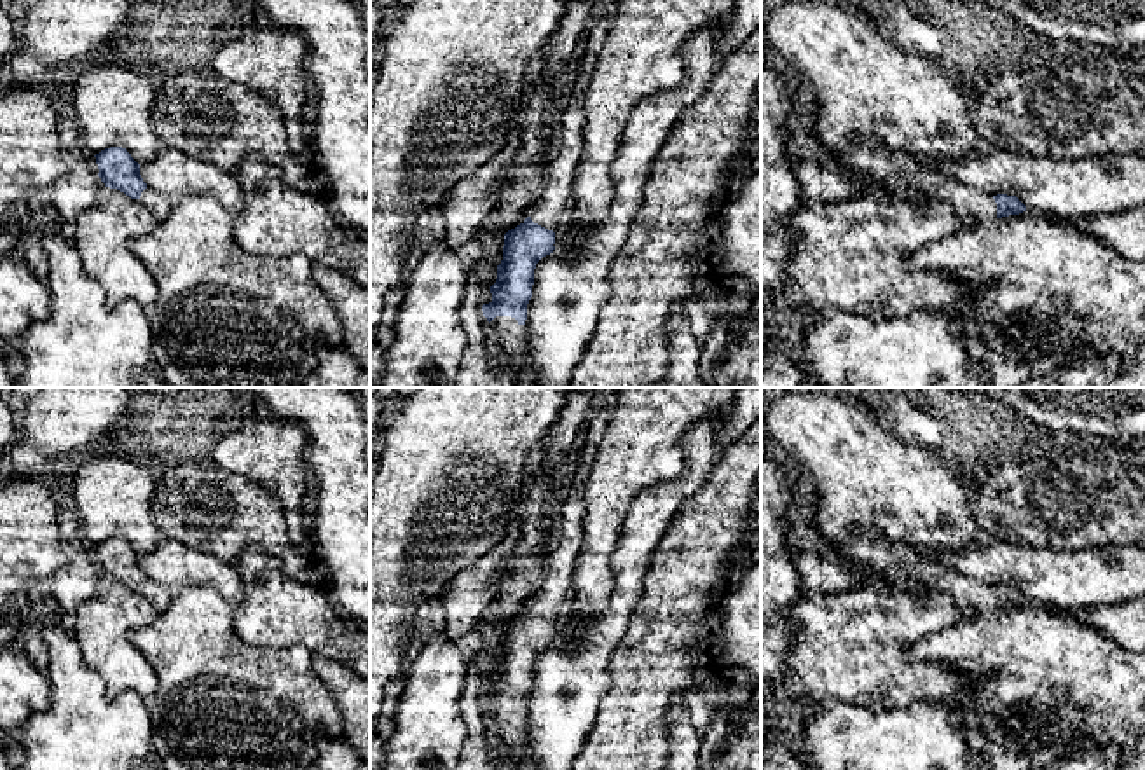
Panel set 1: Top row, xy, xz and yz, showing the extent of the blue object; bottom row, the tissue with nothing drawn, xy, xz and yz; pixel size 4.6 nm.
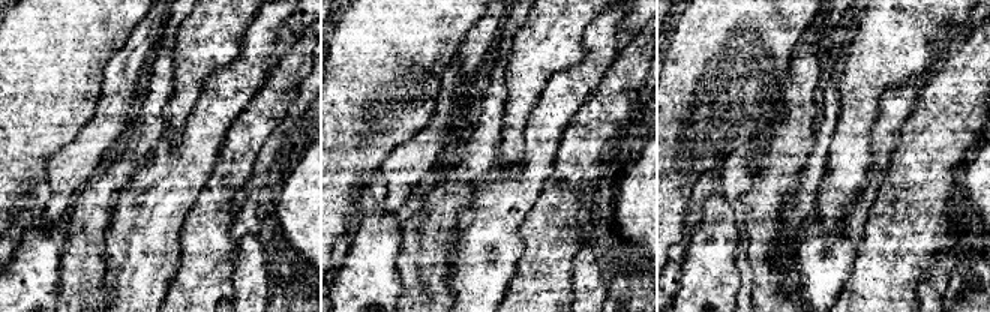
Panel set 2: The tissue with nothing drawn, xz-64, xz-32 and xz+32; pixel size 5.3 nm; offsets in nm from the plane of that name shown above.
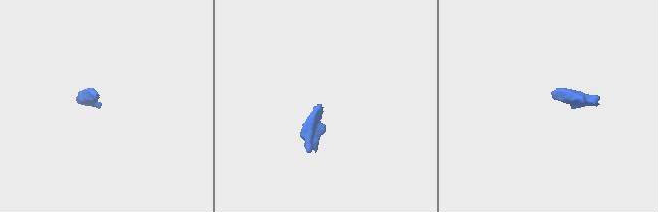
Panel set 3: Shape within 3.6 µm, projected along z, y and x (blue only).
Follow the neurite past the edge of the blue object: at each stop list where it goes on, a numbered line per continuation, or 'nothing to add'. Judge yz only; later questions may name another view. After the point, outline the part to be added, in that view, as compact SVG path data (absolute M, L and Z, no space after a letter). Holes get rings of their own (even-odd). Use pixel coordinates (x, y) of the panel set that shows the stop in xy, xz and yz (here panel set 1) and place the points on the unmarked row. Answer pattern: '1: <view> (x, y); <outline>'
1: yz (966, 592); M901 557L894 571L888 574L888 581L918 583L930 594L941 592L950 595L958 608L969 611L986 613L997 608L997 594L993 587L943 567L918 567L906 557Z

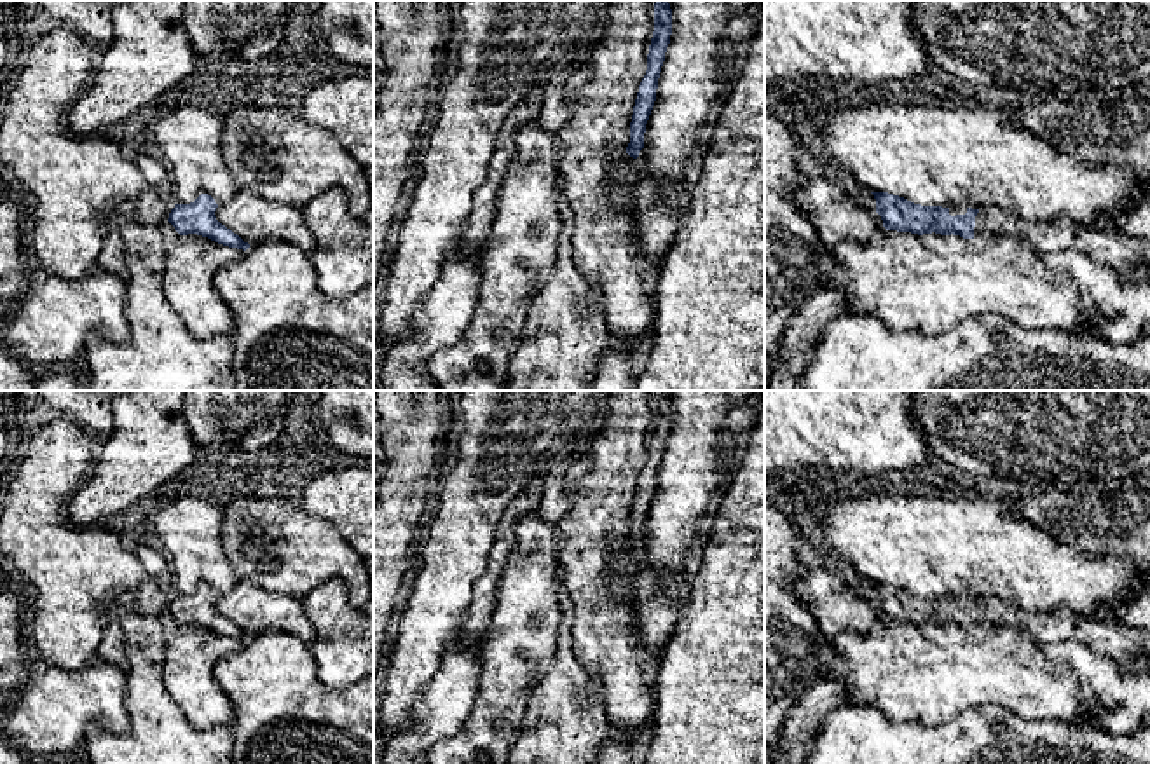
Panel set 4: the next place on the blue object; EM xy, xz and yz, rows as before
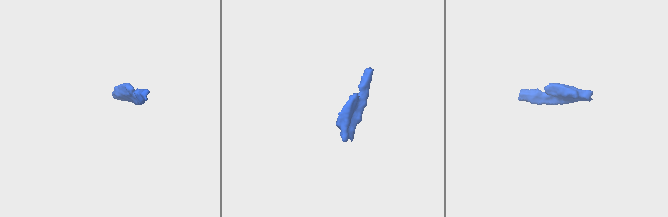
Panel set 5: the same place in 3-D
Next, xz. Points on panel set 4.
nothing to add

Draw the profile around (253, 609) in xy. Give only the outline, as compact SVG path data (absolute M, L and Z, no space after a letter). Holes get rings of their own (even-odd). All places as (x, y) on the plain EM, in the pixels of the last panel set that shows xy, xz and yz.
M239 579L230 591L218 595L215 607L250 637L269 630L295 635L307 644L316 637L300 598L272 593L246 579Z

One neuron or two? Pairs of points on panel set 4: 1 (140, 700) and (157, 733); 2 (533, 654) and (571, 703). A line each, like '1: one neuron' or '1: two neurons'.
1: one neuron
2: two neurons

